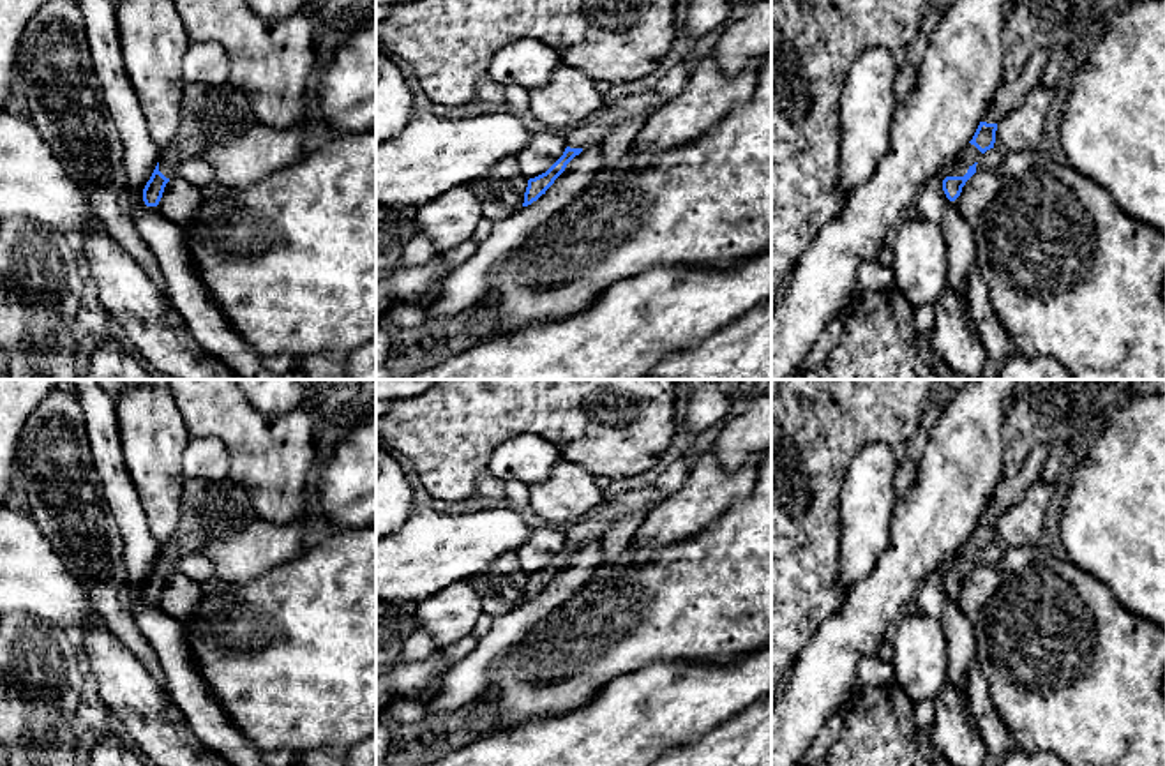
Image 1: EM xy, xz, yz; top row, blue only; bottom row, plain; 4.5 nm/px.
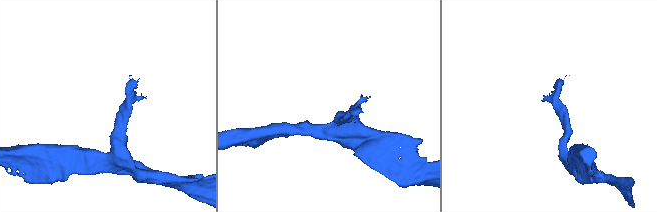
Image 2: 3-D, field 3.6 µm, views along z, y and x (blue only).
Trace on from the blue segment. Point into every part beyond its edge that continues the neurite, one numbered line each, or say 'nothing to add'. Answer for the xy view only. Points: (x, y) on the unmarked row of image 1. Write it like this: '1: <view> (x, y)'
1: xy (209, 510)

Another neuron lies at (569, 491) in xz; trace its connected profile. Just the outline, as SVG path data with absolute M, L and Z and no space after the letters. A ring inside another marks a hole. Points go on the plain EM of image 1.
M560 459L551 475L530 485L530 508L551 526L563 528L605 499L595 477L575 462Z

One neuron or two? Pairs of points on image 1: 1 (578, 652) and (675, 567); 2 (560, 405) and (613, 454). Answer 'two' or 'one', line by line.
1: one
2: one

